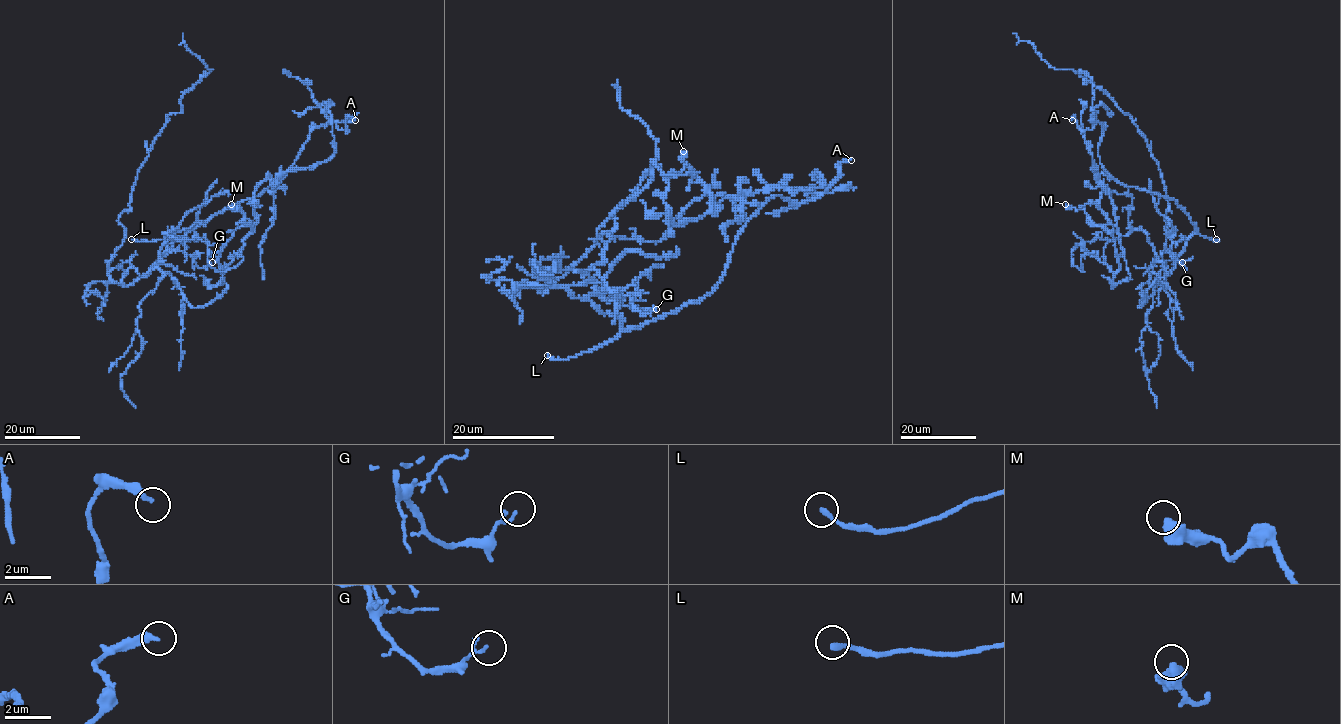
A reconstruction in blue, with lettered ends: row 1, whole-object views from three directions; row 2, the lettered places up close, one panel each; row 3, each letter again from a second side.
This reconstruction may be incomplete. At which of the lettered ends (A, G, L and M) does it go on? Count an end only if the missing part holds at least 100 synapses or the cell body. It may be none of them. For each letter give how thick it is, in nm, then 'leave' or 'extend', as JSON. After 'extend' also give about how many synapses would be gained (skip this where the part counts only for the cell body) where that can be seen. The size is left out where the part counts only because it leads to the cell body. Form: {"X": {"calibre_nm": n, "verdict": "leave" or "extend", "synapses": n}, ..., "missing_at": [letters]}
{"A": {"calibre_nm": 280, "verdict": "leave"}, "G": {"calibre_nm": 80, "verdict": "leave"}, "L": {"calibre_nm": 200, "verdict": "extend"}, "M": {"calibre_nm": 550, "verdict": "leave"}, "missing_at": ["L"]}

